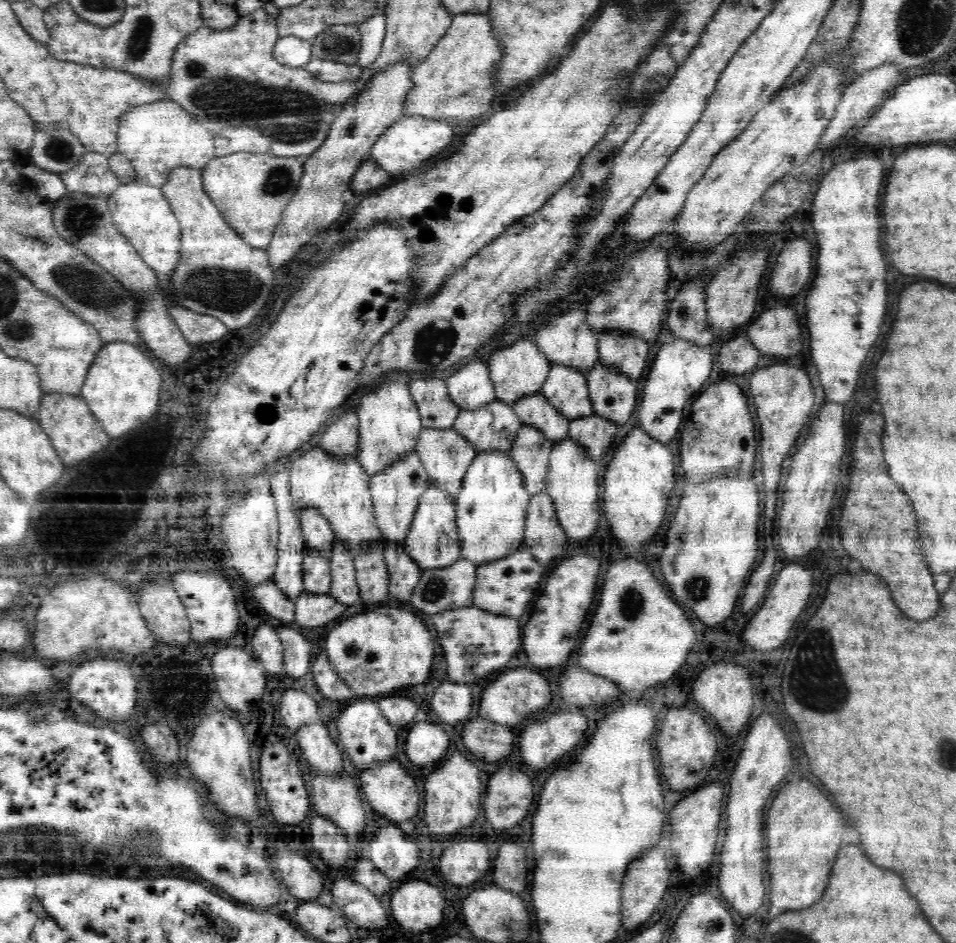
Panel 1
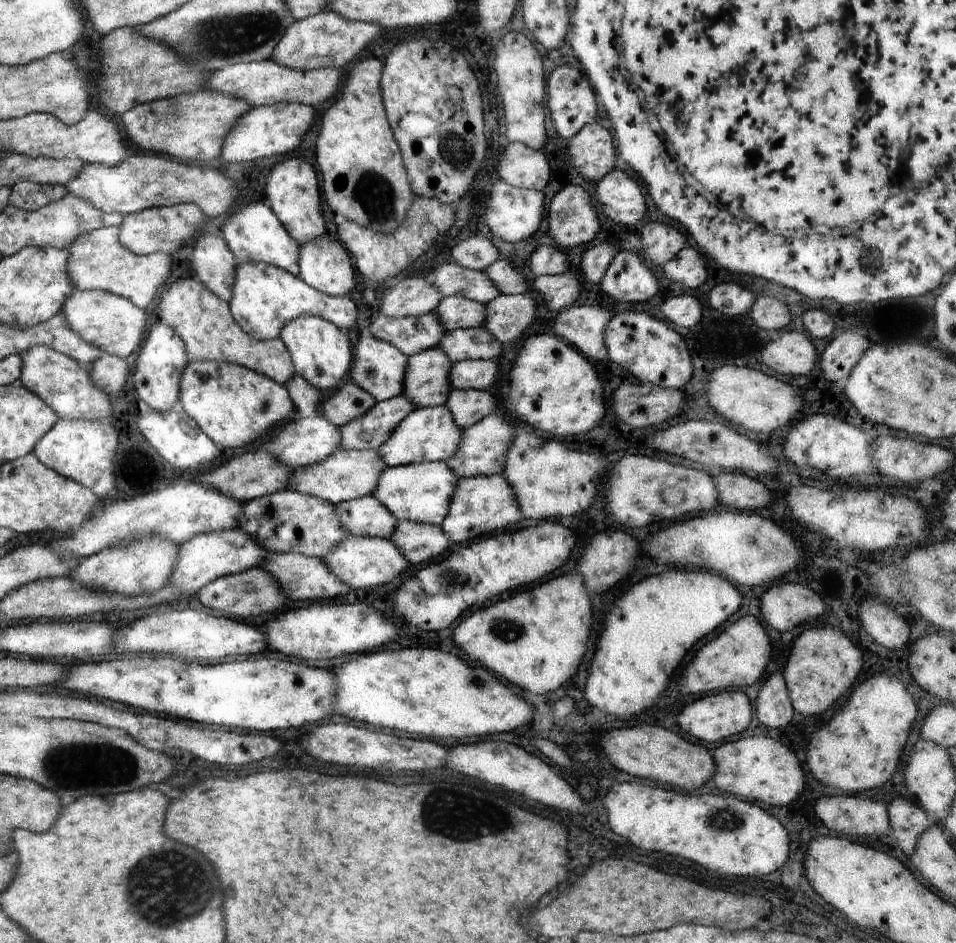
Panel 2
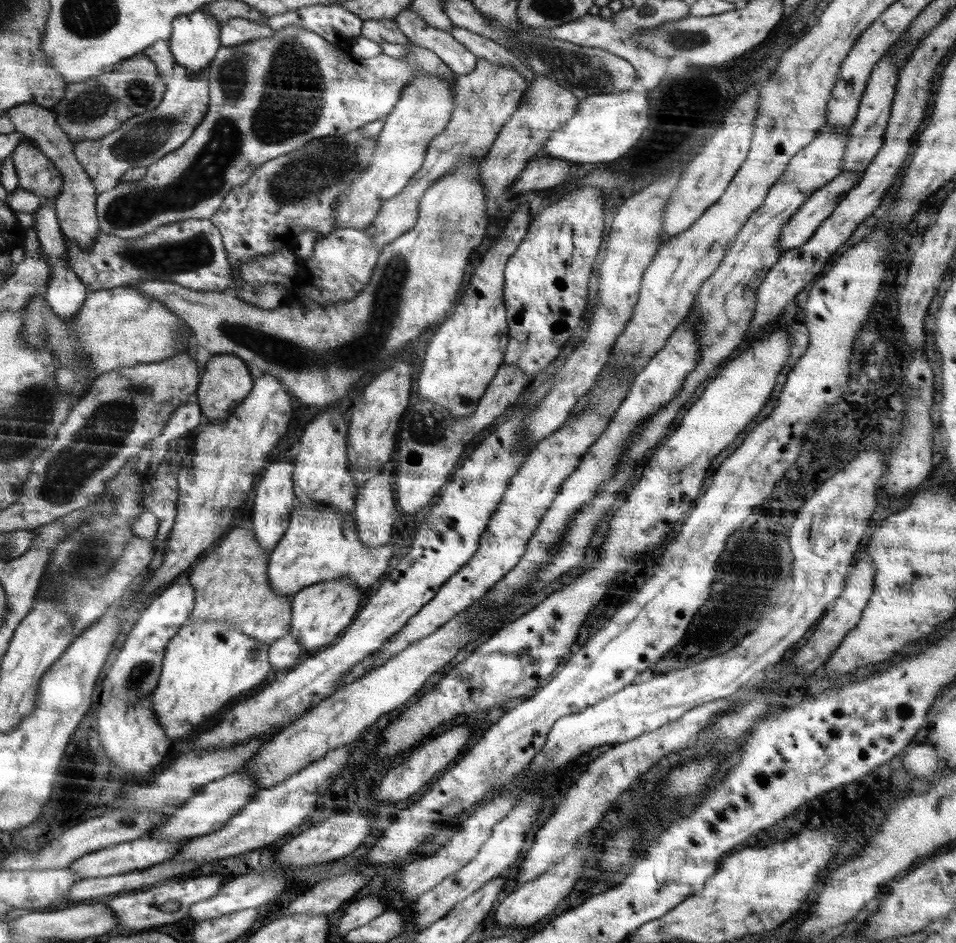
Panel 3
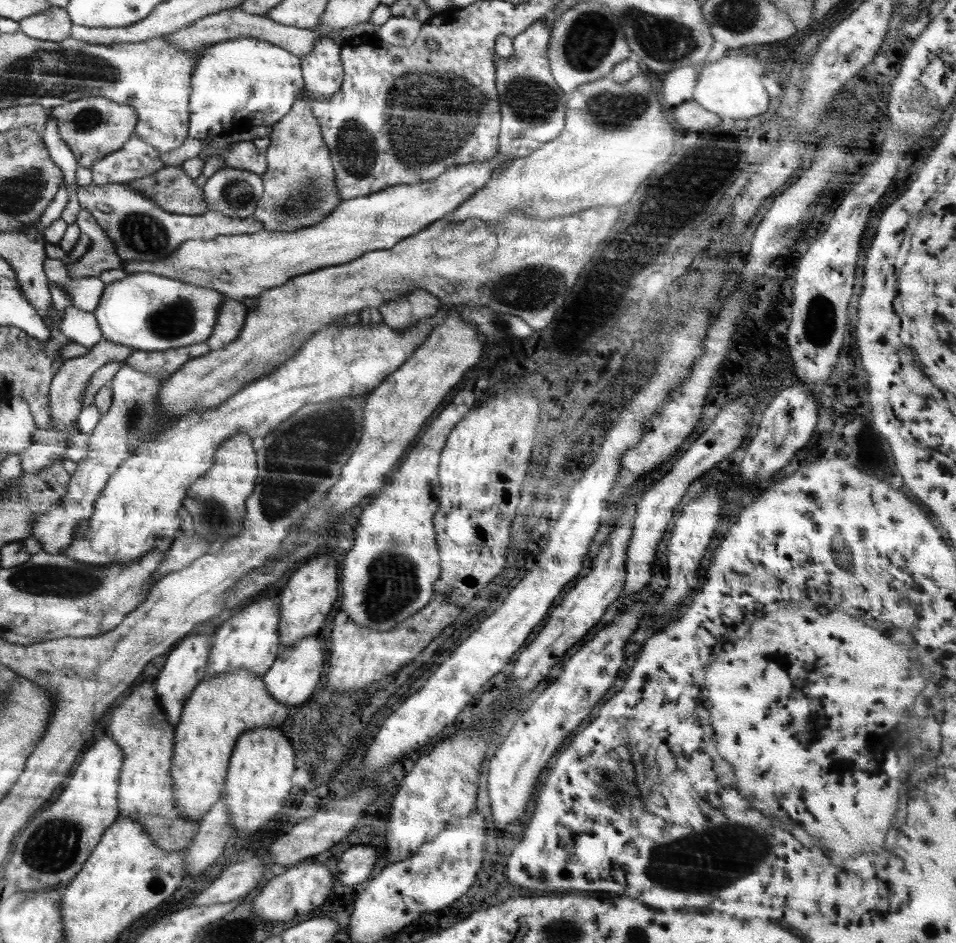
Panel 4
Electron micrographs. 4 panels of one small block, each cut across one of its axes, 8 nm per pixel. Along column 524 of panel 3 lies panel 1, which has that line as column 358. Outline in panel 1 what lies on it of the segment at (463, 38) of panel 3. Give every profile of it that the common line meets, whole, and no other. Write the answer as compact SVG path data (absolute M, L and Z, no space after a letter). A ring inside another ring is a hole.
M313 57L305 69L322 82L354 82L362 76L362 67L356 62L354 64L344 64L334 60L320 60Z

